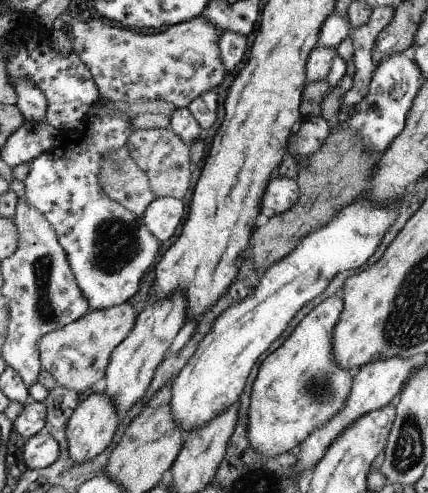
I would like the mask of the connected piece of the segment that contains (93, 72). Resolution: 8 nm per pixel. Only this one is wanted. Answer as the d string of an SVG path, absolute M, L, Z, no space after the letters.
M202 15L172 25L155 34L141 33L117 26L104 18L86 17L71 22L71 49L77 59L88 69L98 96L104 101L114 101L119 106L129 107L135 101L161 100L177 107L187 107L198 95L215 90L227 73L220 60L218 41L220 33Z

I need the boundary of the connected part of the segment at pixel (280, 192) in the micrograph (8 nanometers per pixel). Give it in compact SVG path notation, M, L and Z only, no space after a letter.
M285 176L270 179L261 198L260 214L273 217L285 213L299 197L296 182Z

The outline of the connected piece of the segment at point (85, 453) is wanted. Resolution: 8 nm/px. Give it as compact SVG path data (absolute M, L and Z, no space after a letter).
M104 393L90 394L81 403L74 405L72 414L65 426L67 454L74 464L84 464L98 456L109 444L119 422L119 416L113 409L112 401Z

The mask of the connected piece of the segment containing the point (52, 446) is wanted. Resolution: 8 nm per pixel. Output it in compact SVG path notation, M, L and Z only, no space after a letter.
M35 434L24 442L22 460L27 469L43 469L58 456L58 445L48 434Z

